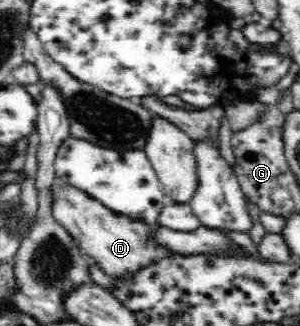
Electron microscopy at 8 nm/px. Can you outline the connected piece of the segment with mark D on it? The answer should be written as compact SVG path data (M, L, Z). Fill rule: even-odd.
M70 186L54 187L52 215L61 227L65 227L75 240L81 242L80 248L95 259L104 274L115 279L120 276L127 280L133 276L133 272L151 268L165 257L177 256L171 248L156 242L157 224L133 222L129 216L117 216L115 212L109 212L104 204L97 204L97 200L93 200L87 192Z

